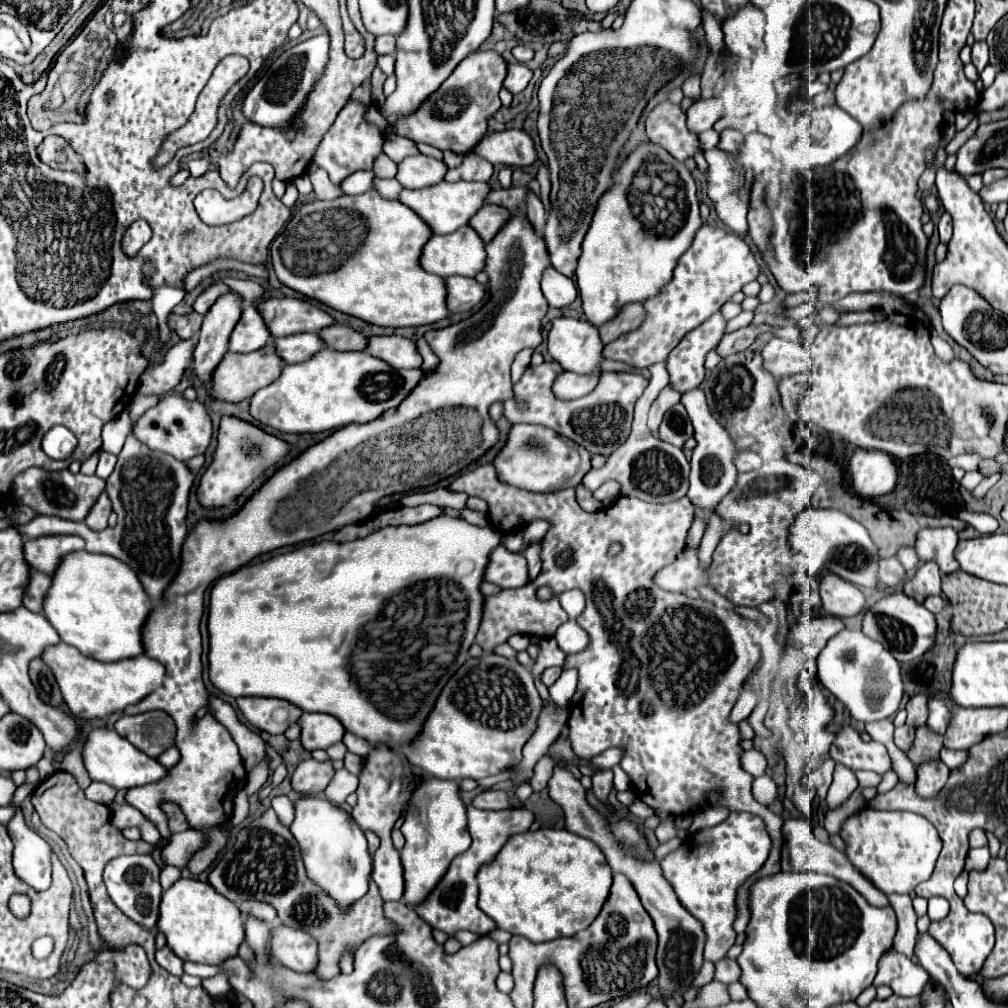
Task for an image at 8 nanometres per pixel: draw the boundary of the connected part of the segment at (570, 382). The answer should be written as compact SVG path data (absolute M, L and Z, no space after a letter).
M563 371L553 383L553 393L561 401L573 401L591 393L597 387L598 380L599 374L586 376L585 379L583 375L573 375Z

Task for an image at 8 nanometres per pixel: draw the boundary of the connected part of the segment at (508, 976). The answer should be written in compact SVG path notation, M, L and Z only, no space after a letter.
M501 971L496 980L497 988L509 994L514 987L514 980L511 973Z

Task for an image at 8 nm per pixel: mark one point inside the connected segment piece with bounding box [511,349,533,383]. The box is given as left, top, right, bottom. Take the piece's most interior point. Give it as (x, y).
(523, 359)

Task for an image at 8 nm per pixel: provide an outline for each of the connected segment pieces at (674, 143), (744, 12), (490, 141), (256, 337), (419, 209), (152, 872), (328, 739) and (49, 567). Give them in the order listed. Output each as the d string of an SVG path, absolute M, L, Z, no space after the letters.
M673 103L657 105L647 113L647 135L679 161L693 157L701 149L697 135L685 125L685 113Z
M745 3L723 23L725 45L735 55L751 55L763 47L765 13L753 3Z
M523 129L493 131L473 147L473 153L493 165L509 167L527 167L537 161L533 139Z
M255 305L243 307L241 319L237 321L237 327L231 333L229 351L235 353L251 353L255 349L261 349L271 339L269 329L265 325L263 315Z
M445 181L445 183L439 183L437 187L429 187L429 189L421 189L421 191L403 189L403 193L399 195L399 201L405 203L407 207L411 207L421 219L425 219L425 223L429 223L429 227L433 229L435 235L445 235L445 233L457 231L459 227L467 225L469 219L485 205L489 193L491 193L489 183L477 183L477 181L447 183Z
M129 855L129 857L115 857L107 863L103 881L107 885L109 897L113 903L135 923L145 929L157 927L159 921L159 903L161 903L161 883L159 883L159 865L153 861L151 855Z
M303 713L301 717L301 743L307 751L327 749L339 743L345 735L341 721L327 713Z
M55 535L45 539L29 539L25 543L25 559L31 569L53 575L61 559L73 551L83 551L85 541L75 535Z

